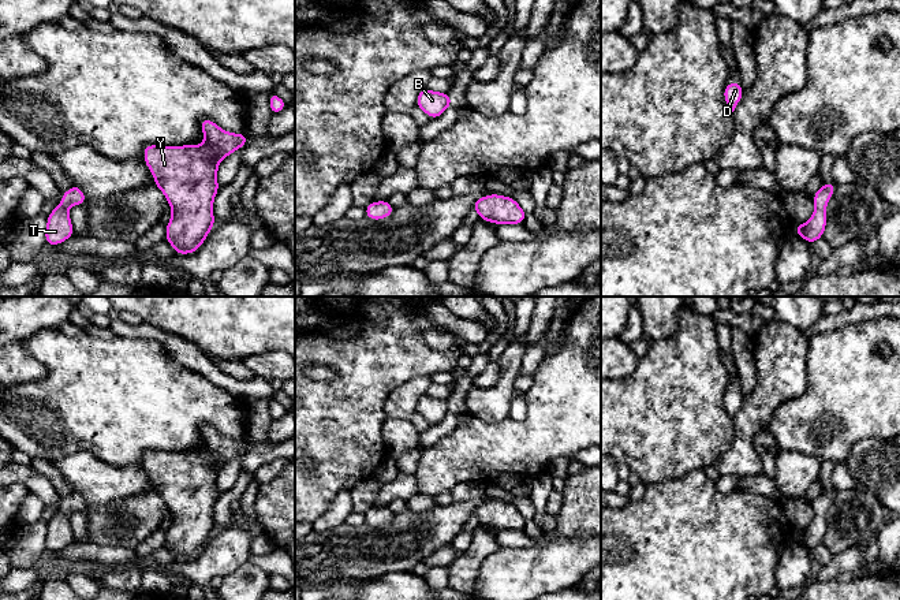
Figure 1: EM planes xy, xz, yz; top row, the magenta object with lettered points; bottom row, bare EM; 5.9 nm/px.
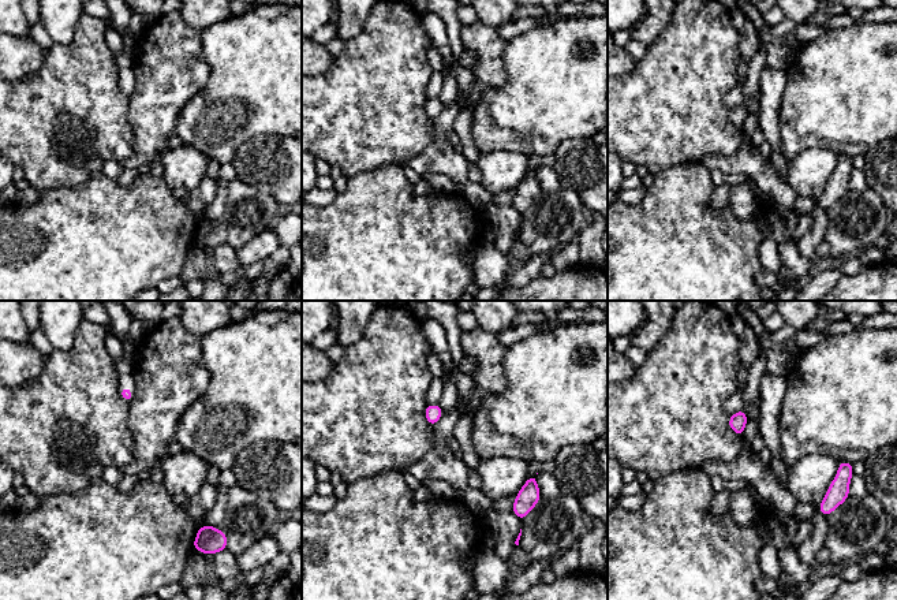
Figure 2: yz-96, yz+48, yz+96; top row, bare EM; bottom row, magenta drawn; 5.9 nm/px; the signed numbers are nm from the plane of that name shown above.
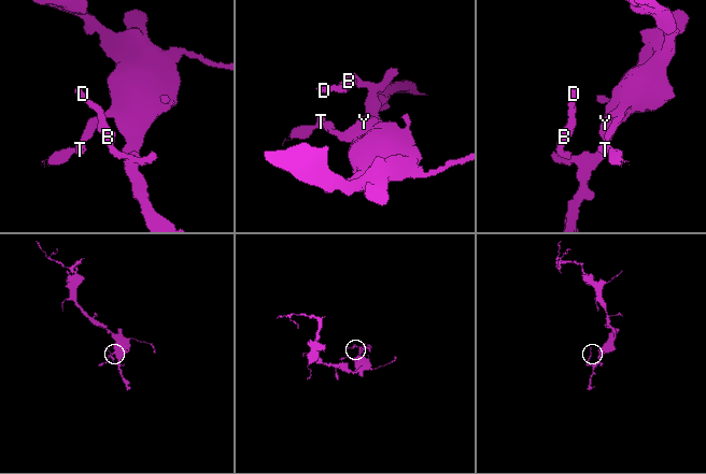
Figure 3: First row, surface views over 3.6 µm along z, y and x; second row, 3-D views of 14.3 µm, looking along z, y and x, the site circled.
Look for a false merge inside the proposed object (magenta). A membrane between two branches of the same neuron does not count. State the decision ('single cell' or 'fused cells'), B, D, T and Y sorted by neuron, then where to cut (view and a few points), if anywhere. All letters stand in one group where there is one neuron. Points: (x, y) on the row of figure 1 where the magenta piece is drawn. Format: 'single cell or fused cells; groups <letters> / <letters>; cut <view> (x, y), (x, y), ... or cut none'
single cell; groups B D T Y; cut none

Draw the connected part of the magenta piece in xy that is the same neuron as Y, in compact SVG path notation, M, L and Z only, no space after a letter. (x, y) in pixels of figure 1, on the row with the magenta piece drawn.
M208 118L202 119L201 128L205 138L201 145L146 145L143 148L143 159L154 176L154 186L163 191L172 209L165 239L182 256L197 251L216 223L213 201L220 189L217 183L220 163L247 144L246 133L228 133Z

